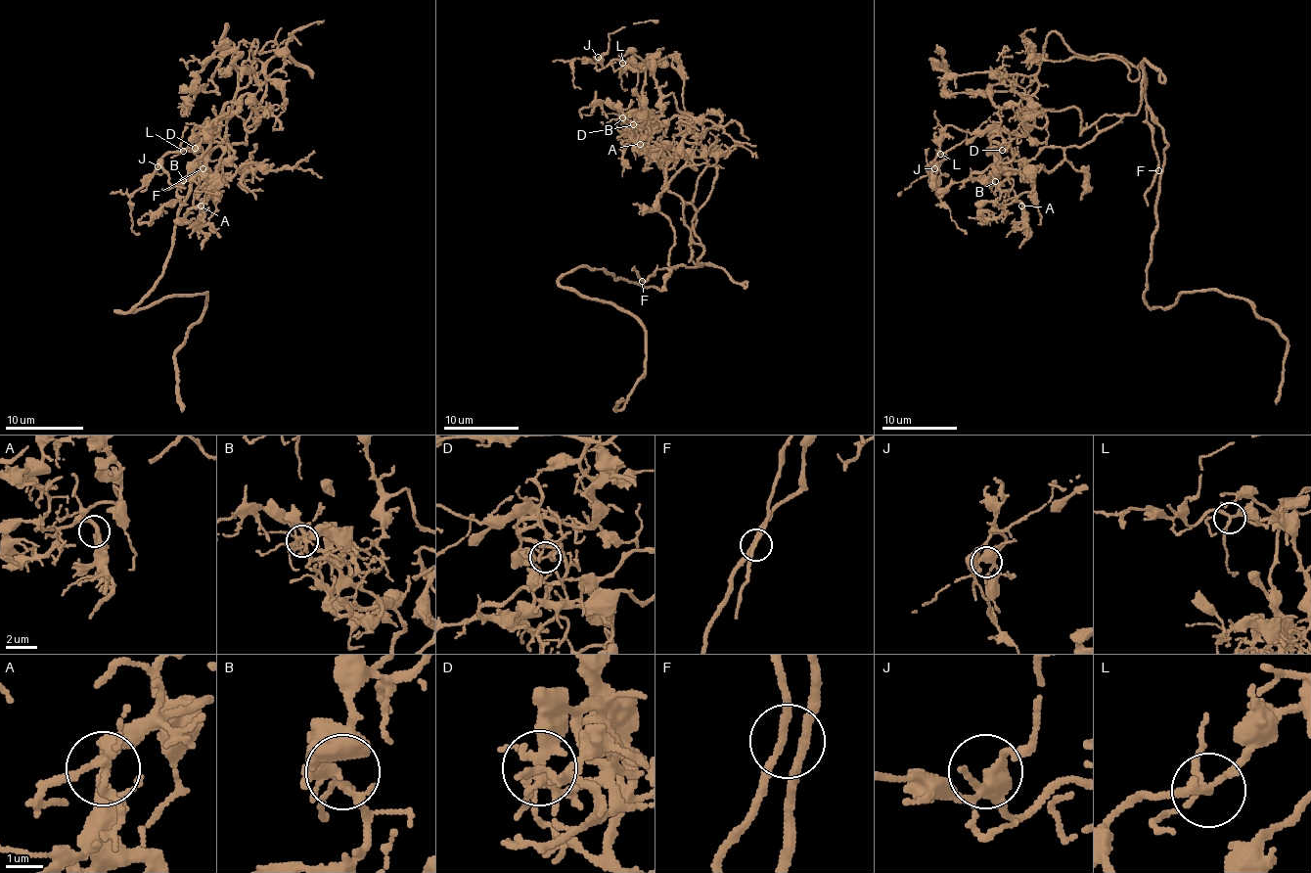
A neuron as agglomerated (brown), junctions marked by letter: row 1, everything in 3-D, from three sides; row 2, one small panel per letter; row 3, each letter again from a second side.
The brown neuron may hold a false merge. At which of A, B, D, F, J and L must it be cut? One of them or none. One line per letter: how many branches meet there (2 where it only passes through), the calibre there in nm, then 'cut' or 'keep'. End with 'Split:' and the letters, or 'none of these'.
A: 3 | 240 nm | keep
B: 4 | 260 nm | keep
D: 4 | 240 nm | keep
F: 4 | 200 nm | keep
J: 4 | 320 nm | keep
L: 4 | 180 nm | keep
Split: none of these

